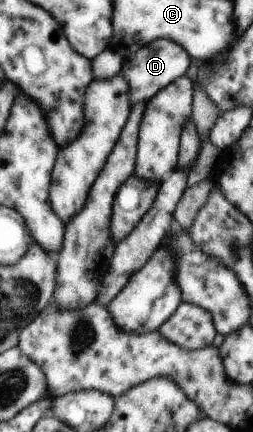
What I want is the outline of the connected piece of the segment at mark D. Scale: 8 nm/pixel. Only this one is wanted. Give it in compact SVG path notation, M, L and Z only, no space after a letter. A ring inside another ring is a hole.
M158 40L158 42L150 42L148 46L140 48L134 54L134 62L130 60L126 68L121 71L121 74L127 79L127 86L129 87L129 98L131 106L138 103L149 101L160 89L167 87L172 80L180 78L182 74L186 74L188 66L190 66L190 56L186 54L186 50L170 40Z

